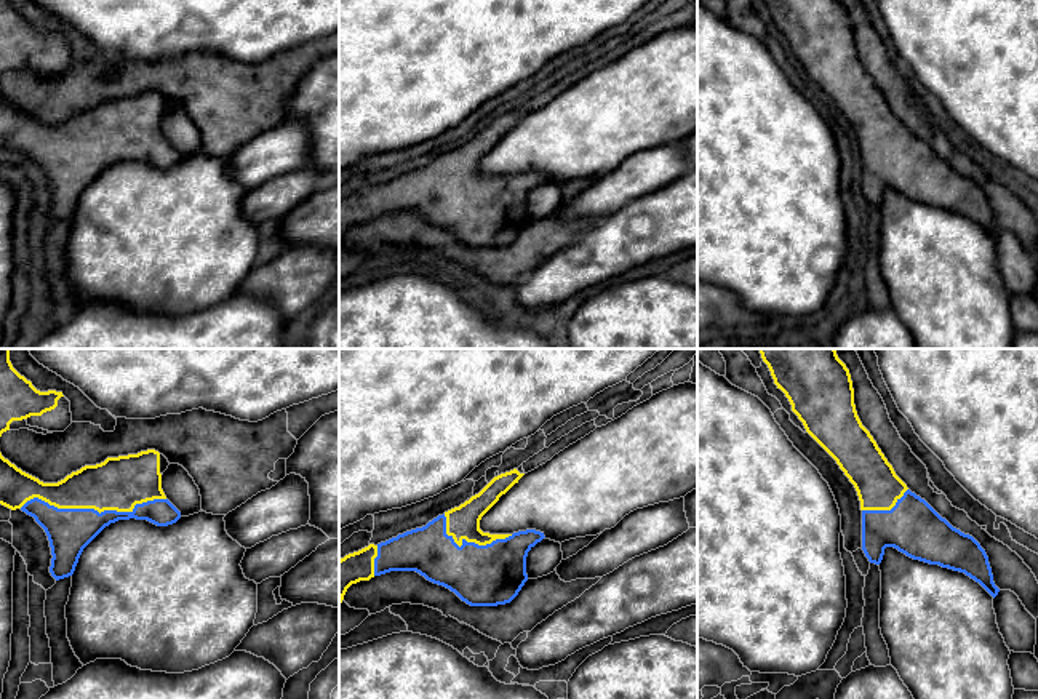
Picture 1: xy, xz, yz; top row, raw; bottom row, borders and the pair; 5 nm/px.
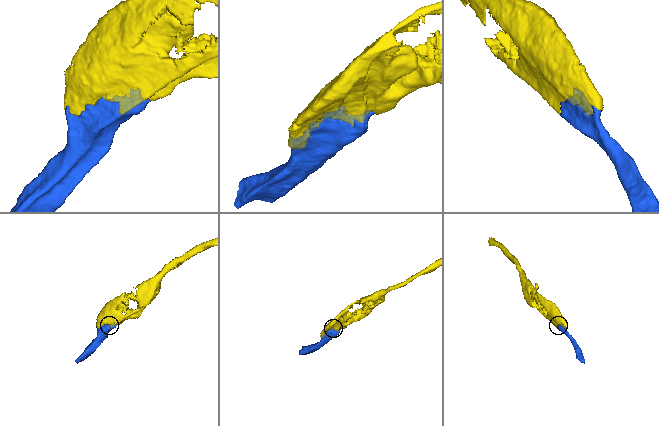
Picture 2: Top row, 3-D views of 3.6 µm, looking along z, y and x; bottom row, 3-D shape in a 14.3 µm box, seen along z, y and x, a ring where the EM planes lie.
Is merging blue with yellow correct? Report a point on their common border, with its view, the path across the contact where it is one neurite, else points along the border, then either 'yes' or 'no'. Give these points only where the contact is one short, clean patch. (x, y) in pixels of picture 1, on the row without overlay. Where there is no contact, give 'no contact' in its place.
meets blue in xy at (91, 151); yes

